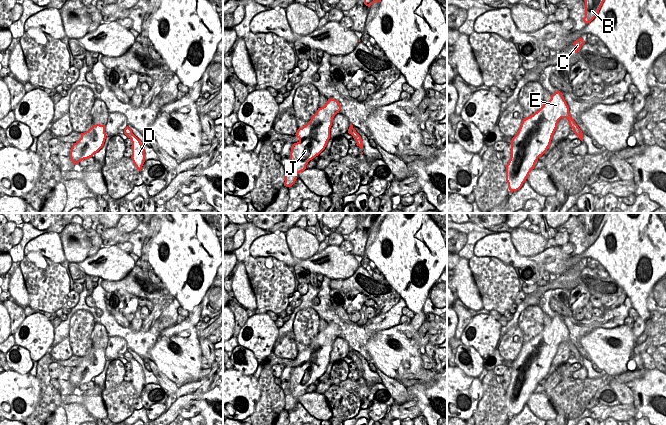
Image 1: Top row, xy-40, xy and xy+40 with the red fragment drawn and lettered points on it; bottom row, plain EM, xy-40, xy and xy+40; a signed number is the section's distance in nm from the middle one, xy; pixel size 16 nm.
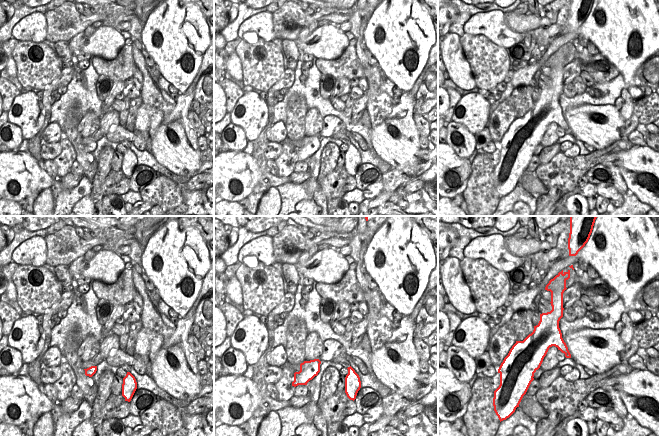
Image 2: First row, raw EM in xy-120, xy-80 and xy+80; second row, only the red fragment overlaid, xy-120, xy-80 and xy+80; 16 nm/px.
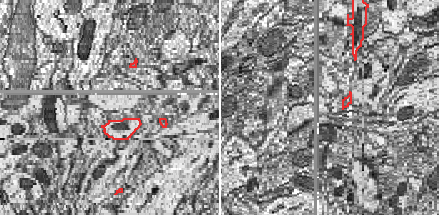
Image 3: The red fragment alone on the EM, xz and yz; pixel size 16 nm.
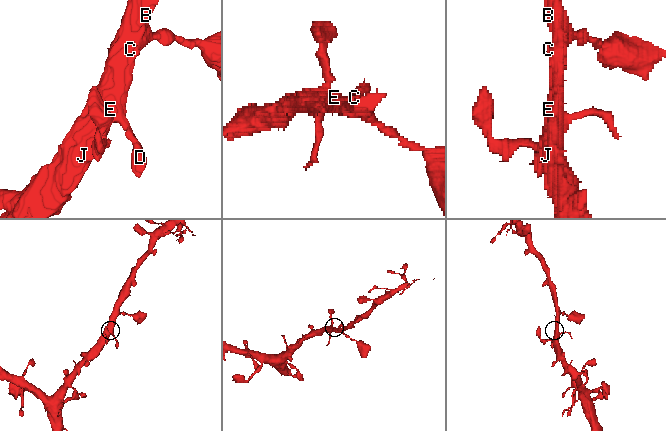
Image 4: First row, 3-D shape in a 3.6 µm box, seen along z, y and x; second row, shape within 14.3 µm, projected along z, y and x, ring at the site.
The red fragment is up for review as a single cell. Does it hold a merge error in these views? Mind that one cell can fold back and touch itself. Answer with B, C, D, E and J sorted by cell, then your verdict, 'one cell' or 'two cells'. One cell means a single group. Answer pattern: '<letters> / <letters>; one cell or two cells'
B C D E J; one cell

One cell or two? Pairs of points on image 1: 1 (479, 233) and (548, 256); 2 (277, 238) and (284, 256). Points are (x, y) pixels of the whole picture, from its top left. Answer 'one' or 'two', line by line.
1: two
2: one

